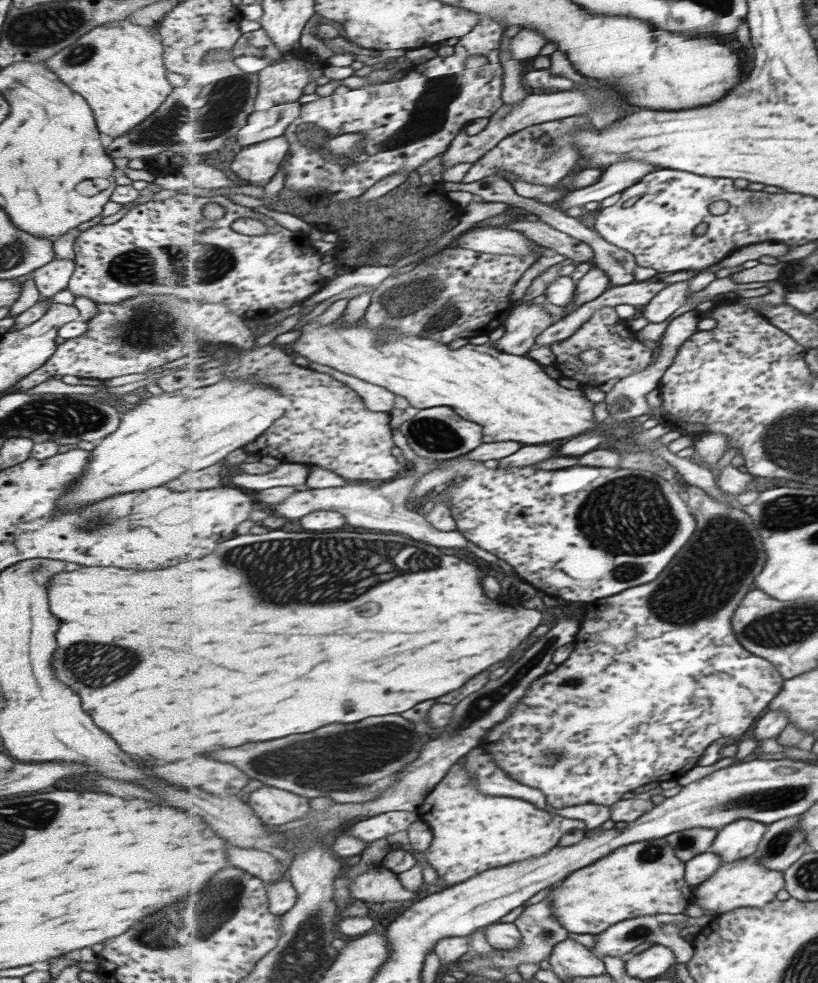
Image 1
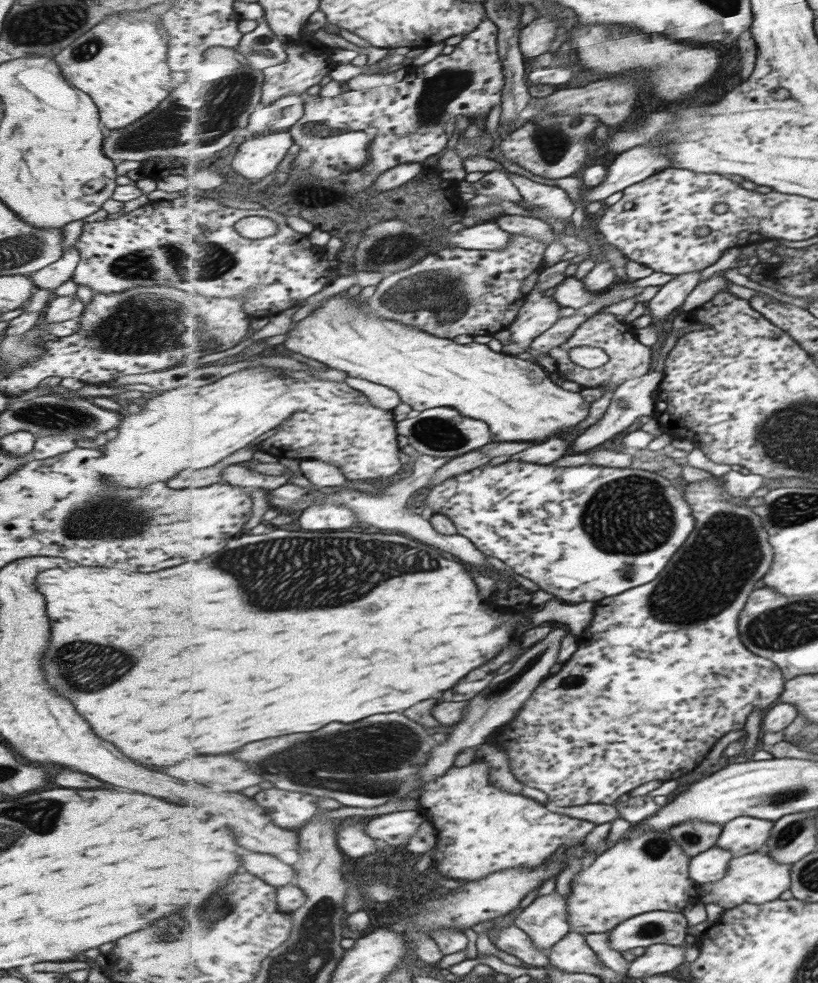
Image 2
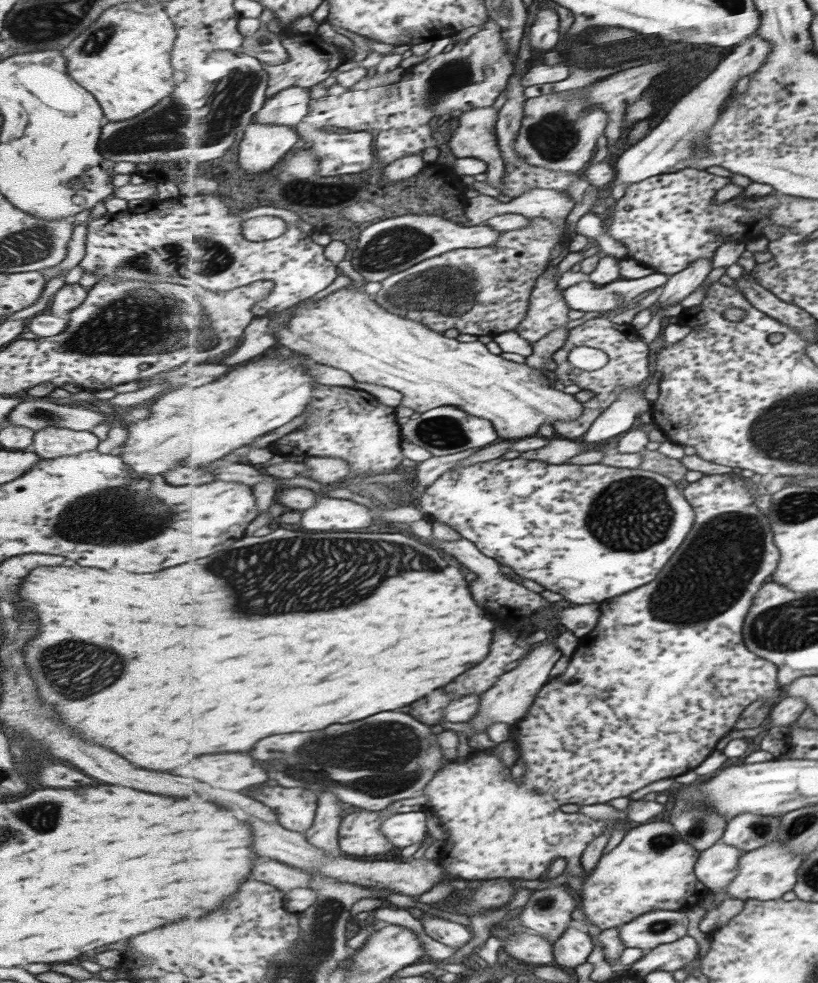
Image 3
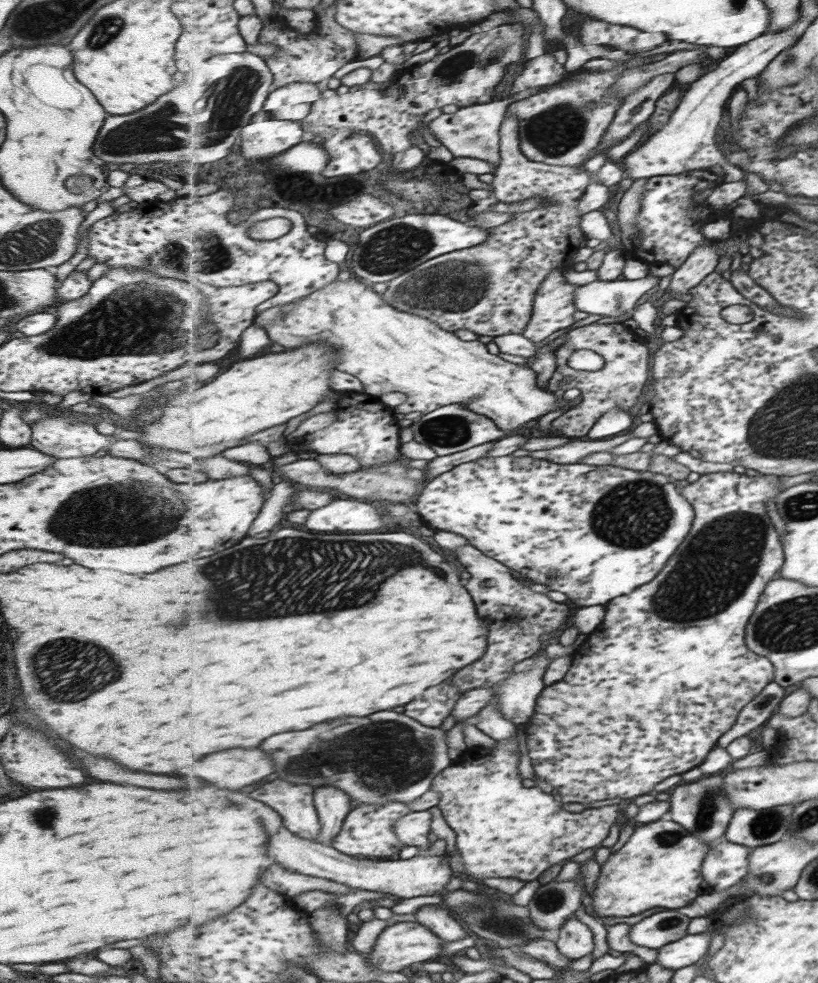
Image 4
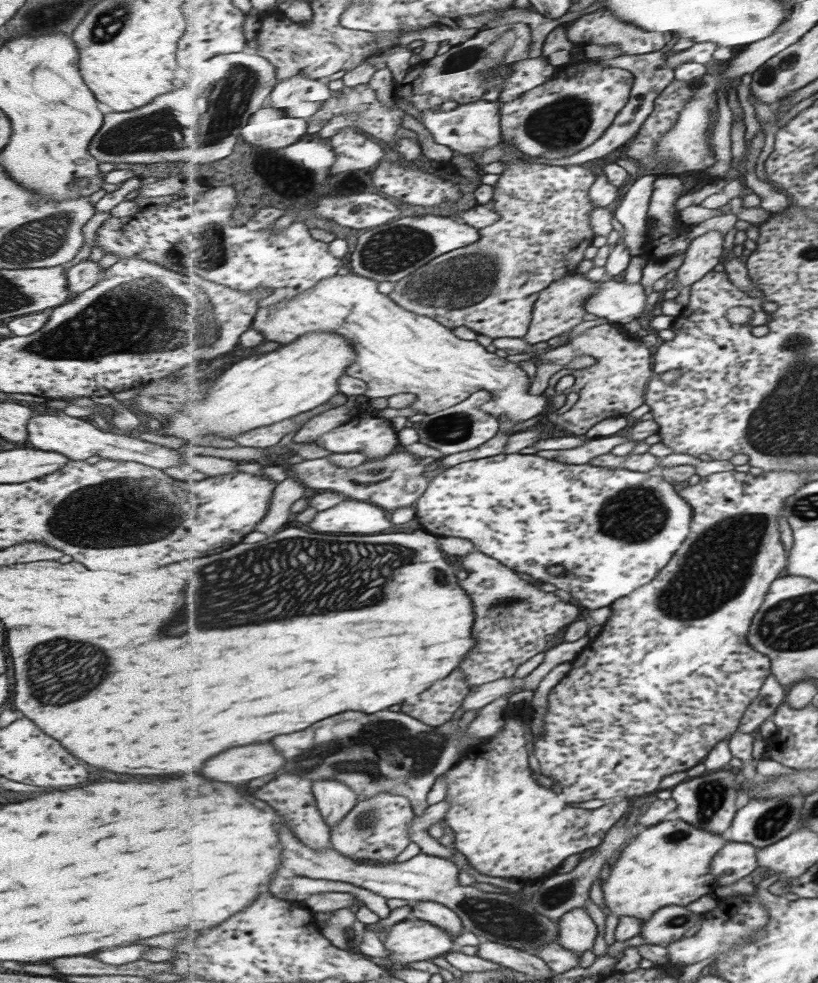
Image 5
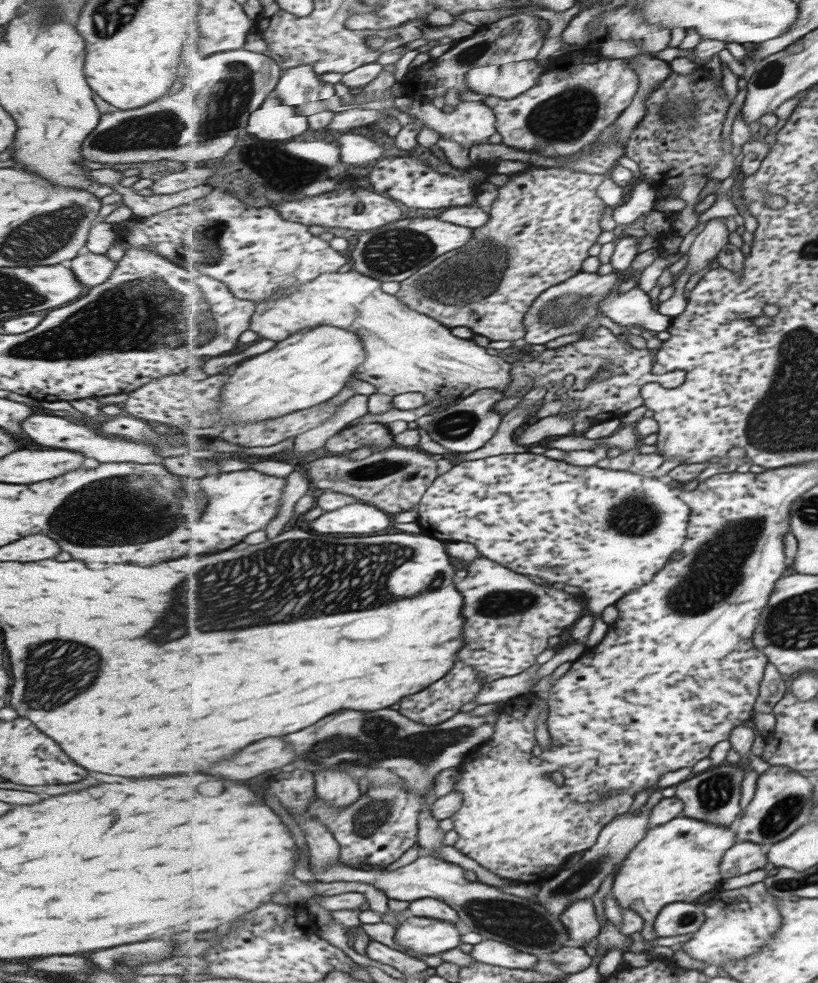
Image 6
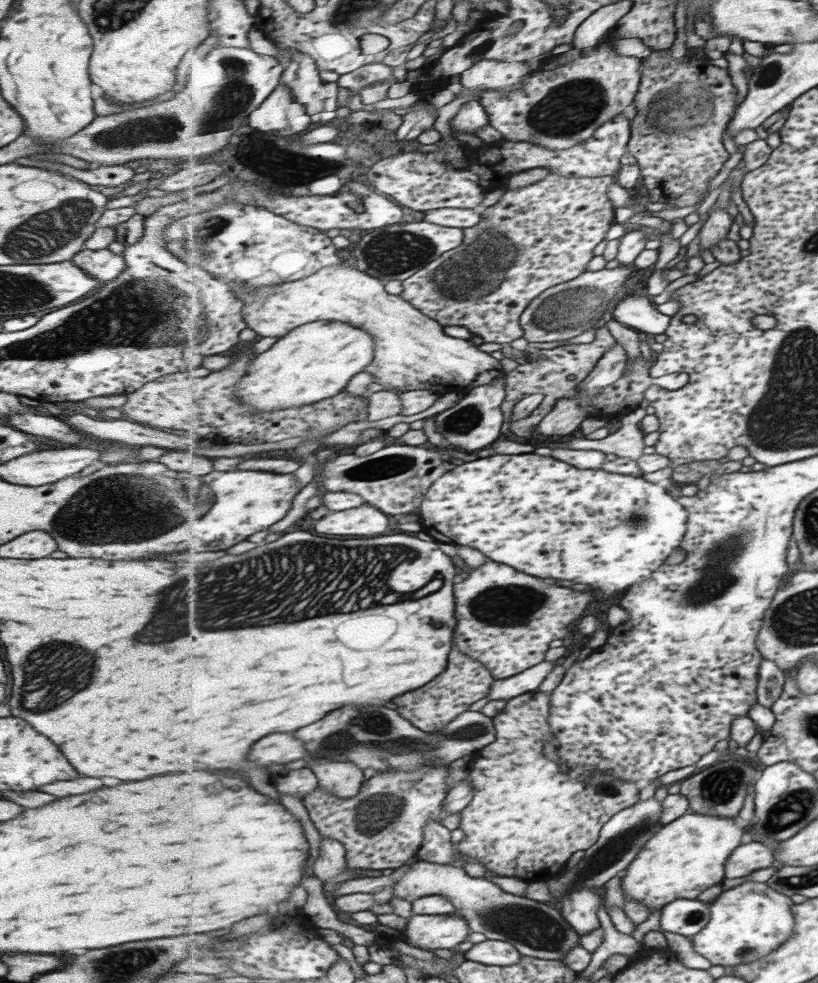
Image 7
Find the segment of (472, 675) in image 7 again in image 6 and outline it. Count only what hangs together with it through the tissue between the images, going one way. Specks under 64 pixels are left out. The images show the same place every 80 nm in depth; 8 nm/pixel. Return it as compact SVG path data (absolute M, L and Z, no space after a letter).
M463 660L455 662L455 668L439 682L435 682L431 688L425 688L423 692L415 696L405 696L403 702L399 704L399 712L411 720L425 724L425 726L436 726L448 722L451 718L456 718L461 714L461 708L465 704L475 703L484 687L484 680L480 679L480 674L476 668L465 664Z

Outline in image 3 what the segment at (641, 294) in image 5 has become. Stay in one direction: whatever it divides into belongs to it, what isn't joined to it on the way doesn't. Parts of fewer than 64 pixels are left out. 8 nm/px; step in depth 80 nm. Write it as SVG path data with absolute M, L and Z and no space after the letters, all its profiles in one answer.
M653 272L638 279L621 278L603 286L583 281L565 289L563 296L573 310L584 312L609 312L631 304L643 292L653 291L665 286L670 277L667 274Z

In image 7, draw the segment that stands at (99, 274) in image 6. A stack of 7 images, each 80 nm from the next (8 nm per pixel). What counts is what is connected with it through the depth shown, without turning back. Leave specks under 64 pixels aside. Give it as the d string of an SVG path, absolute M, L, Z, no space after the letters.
M83 248L69 262L77 268L82 268L83 272L91 275L93 280L97 280L101 284L117 278L122 269L125 268L122 256L109 252L107 248L103 248L103 250L86 250Z

